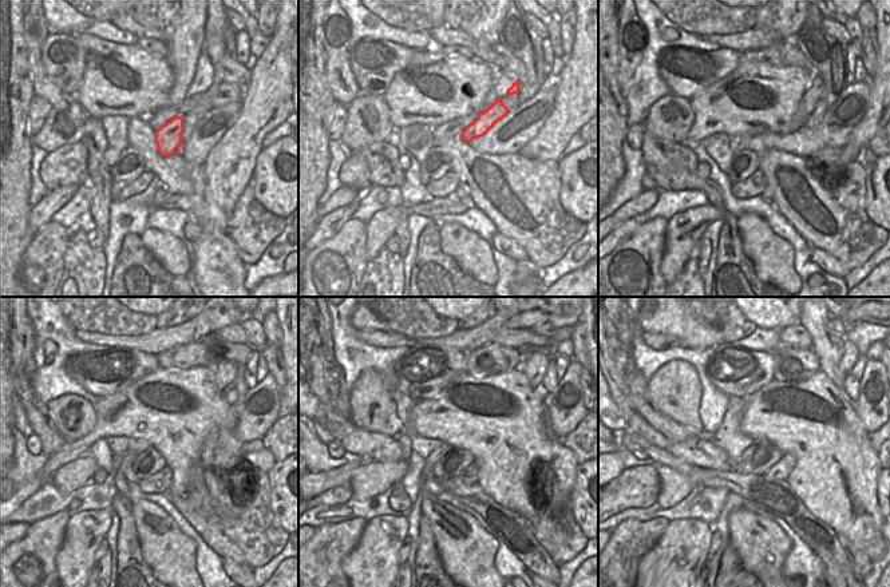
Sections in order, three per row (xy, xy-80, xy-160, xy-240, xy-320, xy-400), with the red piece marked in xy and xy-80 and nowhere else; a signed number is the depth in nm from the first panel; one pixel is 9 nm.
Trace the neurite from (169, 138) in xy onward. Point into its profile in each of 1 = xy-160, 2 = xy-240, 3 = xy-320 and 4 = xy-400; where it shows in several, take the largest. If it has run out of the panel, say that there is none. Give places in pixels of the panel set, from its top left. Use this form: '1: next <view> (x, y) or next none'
1: next xy-160 (809, 100)
2: next xy-240 (225, 373)
3: next xy-320 (534, 367)
4: next xy-400 (850, 355)

